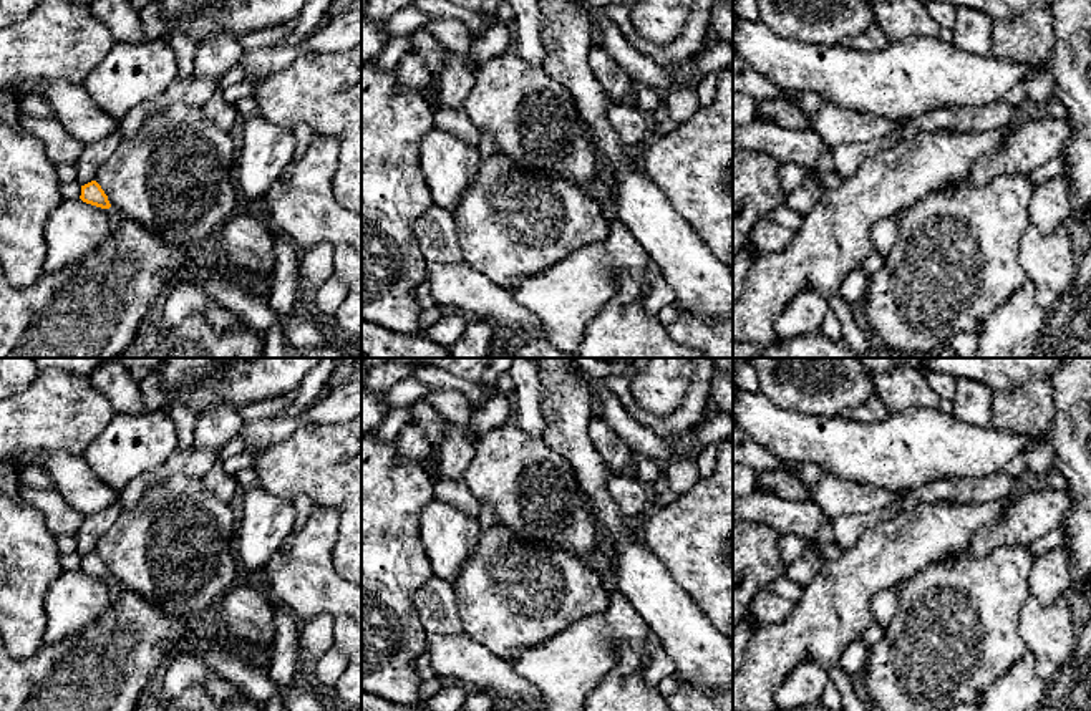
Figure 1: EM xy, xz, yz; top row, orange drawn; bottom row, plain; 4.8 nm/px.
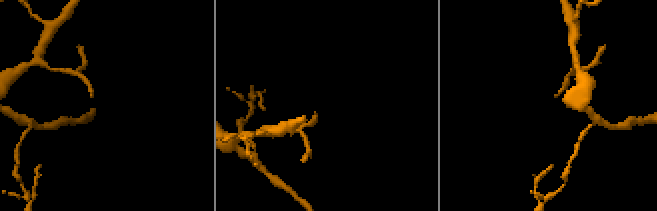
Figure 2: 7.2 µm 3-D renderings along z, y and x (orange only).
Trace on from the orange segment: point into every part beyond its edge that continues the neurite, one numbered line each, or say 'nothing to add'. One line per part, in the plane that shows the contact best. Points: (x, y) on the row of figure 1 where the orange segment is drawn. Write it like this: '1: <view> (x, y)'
1: xy (115, 217)

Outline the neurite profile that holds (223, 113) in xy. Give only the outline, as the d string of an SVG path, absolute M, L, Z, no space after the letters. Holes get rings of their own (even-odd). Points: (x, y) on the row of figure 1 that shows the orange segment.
M217 89L212 98L202 106L204 114L212 119L221 129L232 129L235 119L240 116L234 104L222 98L222 89Z

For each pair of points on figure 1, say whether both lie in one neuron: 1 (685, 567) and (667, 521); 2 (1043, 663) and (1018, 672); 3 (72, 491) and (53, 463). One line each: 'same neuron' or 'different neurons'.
1: same neuron
2: different neurons
3: same neuron

